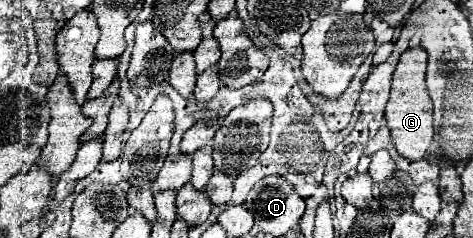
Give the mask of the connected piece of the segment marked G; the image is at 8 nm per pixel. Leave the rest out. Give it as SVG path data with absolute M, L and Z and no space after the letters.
M423 47L407 49L393 73L391 81L391 95L385 107L385 119L387 127L391 129L391 141L397 153L409 161L421 161L427 153L431 139L435 135L433 129L433 103L427 95L425 87L425 67L427 67L427 53Z

